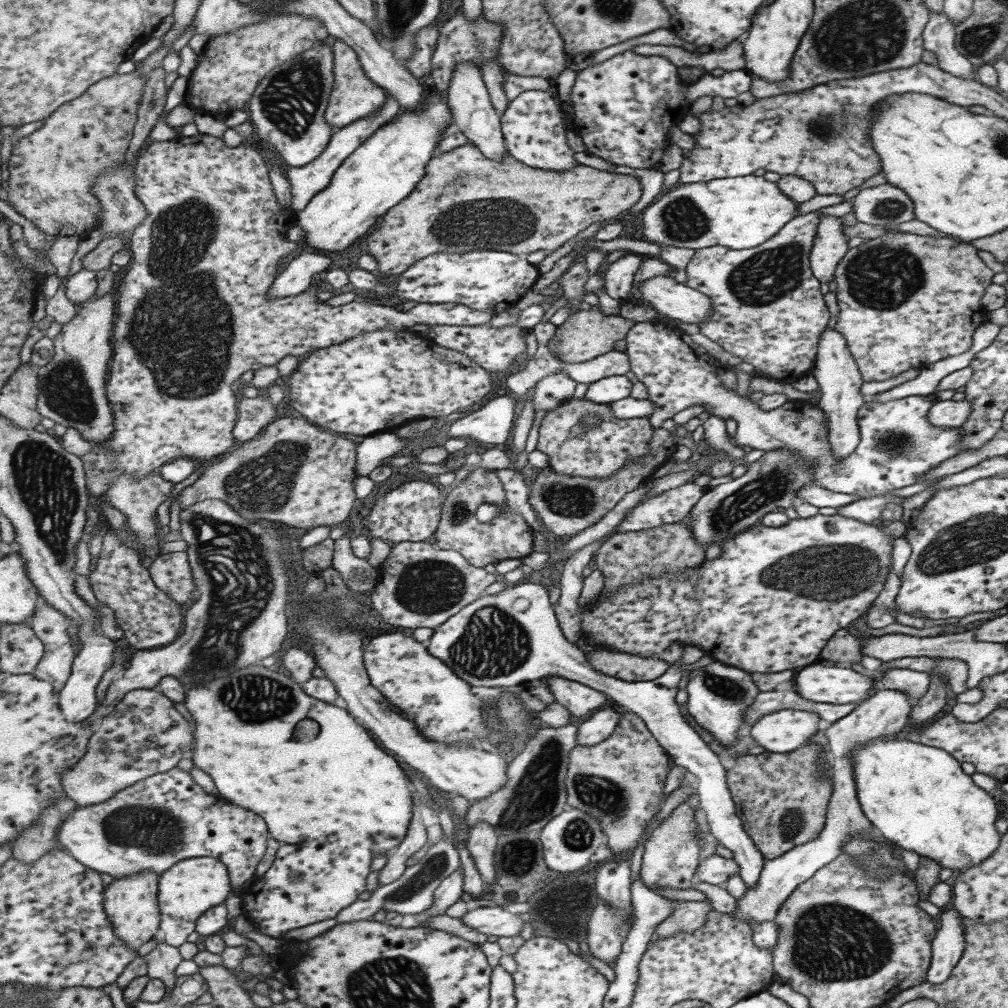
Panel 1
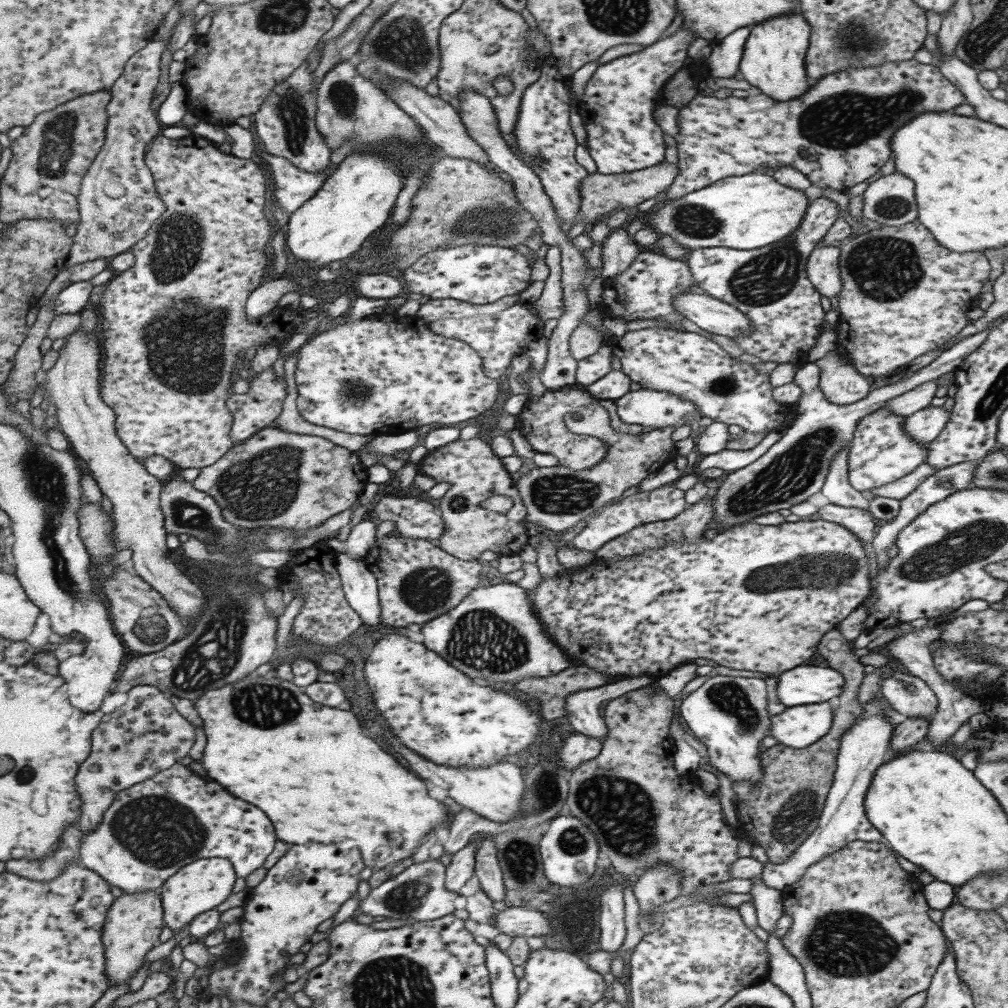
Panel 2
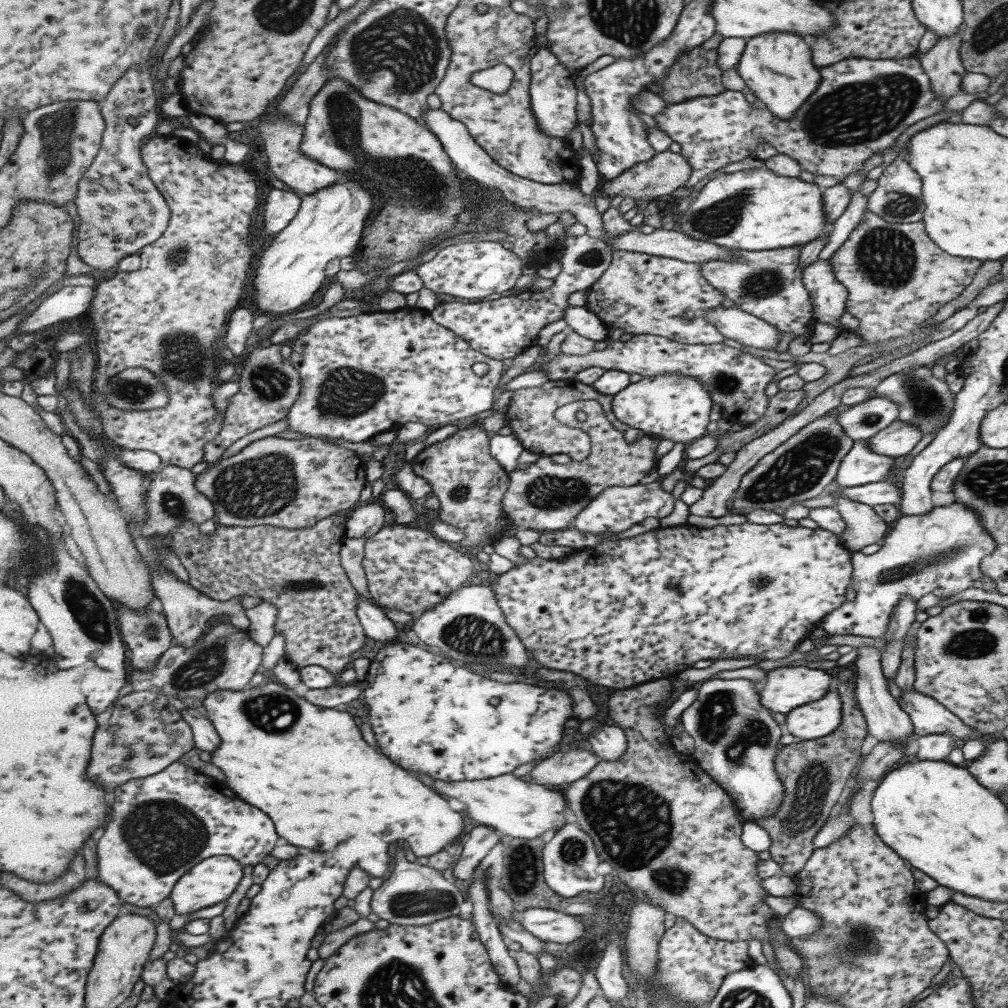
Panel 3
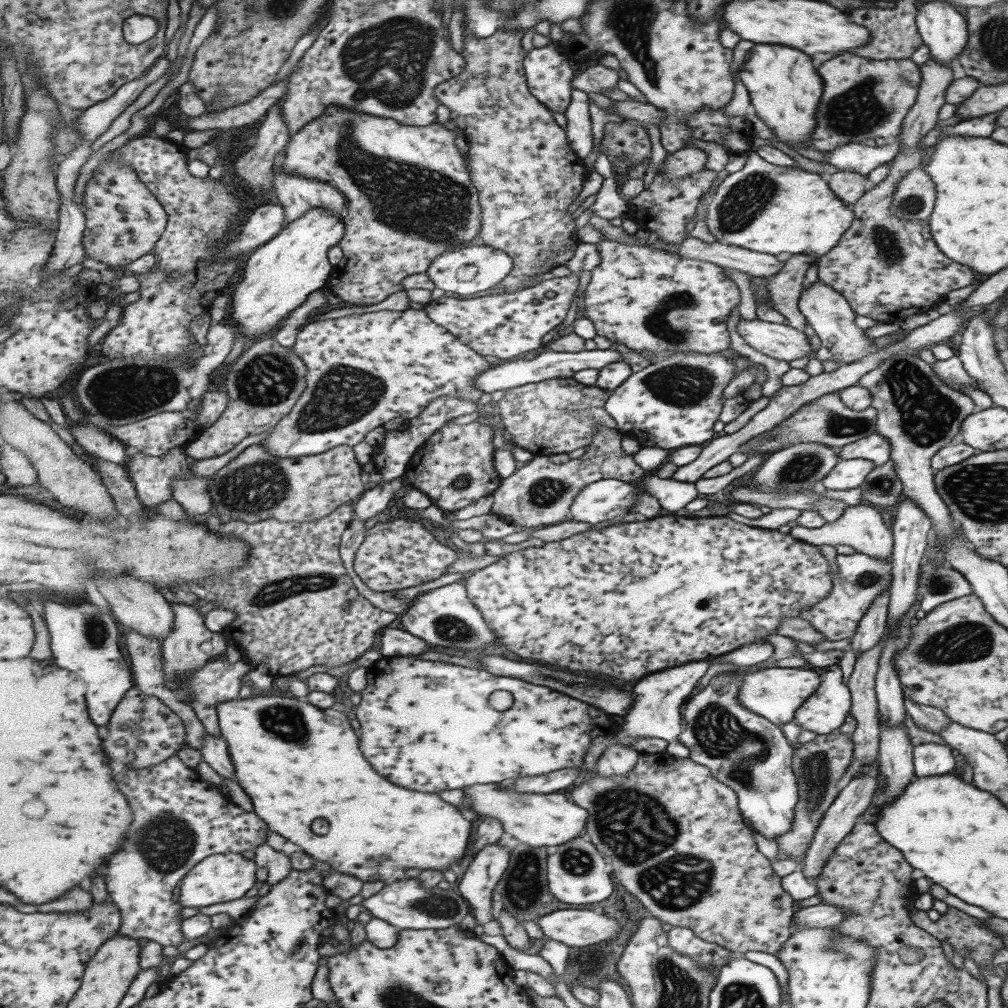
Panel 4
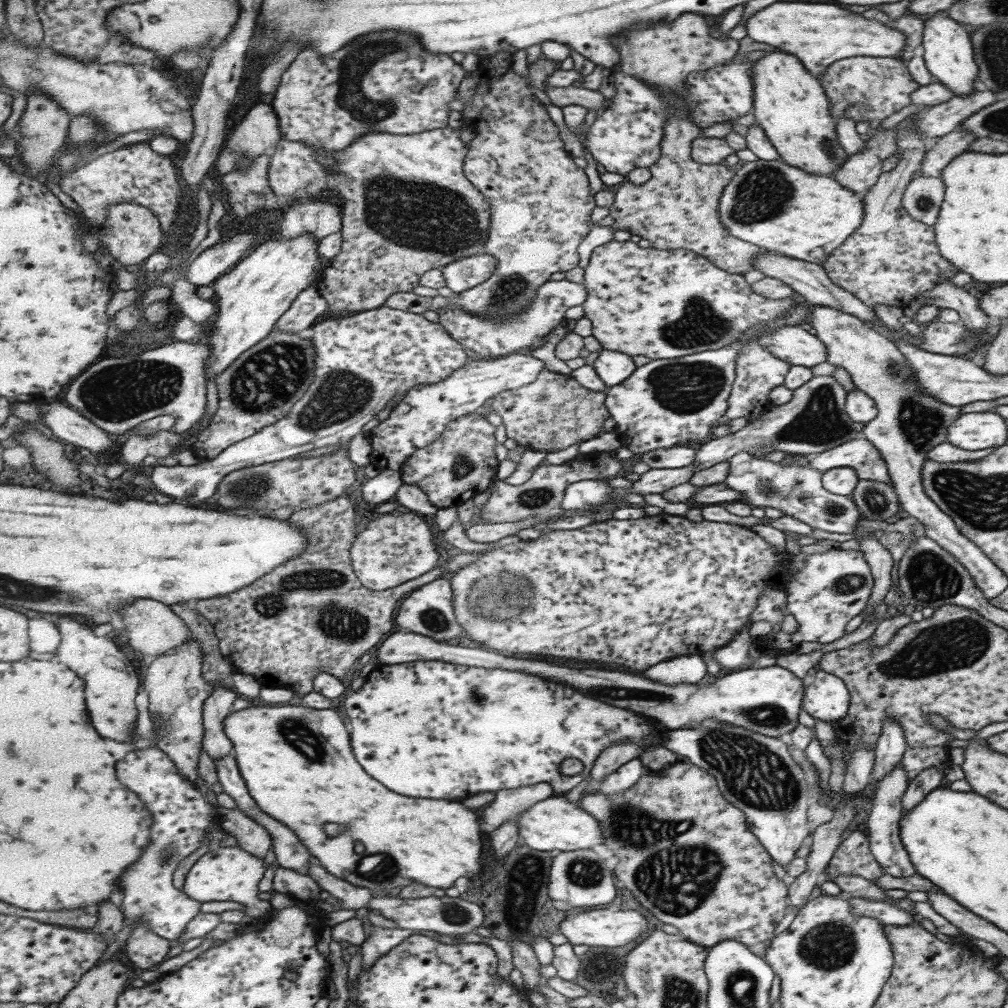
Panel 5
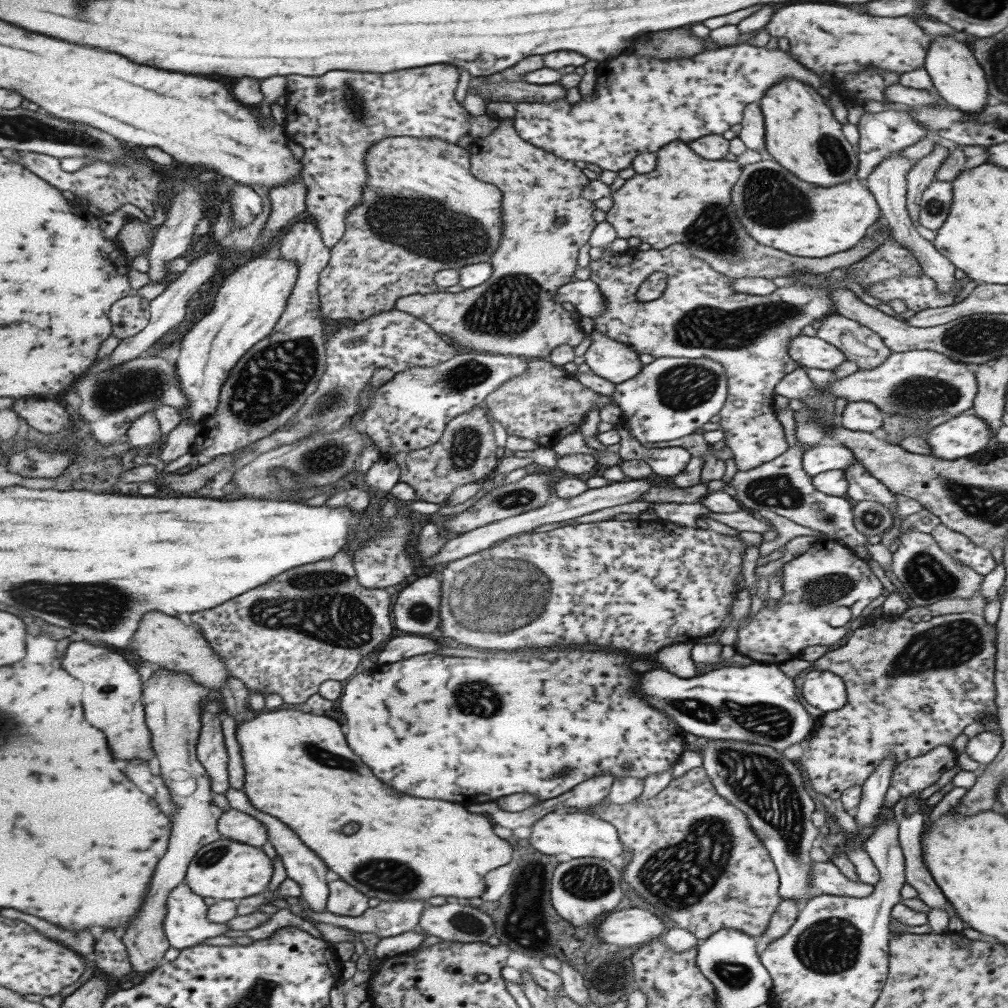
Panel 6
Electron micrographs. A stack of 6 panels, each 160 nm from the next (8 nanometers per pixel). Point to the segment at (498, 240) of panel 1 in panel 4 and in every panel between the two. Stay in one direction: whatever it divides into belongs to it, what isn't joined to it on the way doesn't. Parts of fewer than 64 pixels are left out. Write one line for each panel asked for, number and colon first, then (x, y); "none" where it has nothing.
2: (459, 203)
3: (665, 171)
4: (685, 161)

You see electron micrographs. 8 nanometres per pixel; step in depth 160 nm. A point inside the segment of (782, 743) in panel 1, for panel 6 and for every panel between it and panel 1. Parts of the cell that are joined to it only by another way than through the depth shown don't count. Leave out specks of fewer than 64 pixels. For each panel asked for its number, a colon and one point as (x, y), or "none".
2: (798, 726)
3: (816, 719)
4: (823, 712)
5: (826, 698)
6: (823, 690)

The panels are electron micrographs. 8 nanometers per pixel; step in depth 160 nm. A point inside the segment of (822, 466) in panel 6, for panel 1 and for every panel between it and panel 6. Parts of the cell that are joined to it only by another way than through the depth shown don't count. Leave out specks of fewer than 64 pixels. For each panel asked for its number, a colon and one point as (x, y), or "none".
1: (947, 414)
2: (923, 426)
3: (897, 438)
4: (874, 448)
5: (859, 455)

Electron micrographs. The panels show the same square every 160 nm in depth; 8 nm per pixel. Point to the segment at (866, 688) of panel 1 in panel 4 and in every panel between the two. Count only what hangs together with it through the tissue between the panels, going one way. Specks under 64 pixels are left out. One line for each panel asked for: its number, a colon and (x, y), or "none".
2: (805, 684)
3: (787, 687)
4: (775, 693)

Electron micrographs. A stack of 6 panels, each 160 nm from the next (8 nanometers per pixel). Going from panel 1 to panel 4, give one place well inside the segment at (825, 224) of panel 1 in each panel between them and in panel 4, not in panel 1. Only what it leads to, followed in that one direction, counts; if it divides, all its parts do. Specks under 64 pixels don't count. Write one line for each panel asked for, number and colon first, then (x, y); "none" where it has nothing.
2: (821, 270)
3: (827, 295)
4: (827, 312)

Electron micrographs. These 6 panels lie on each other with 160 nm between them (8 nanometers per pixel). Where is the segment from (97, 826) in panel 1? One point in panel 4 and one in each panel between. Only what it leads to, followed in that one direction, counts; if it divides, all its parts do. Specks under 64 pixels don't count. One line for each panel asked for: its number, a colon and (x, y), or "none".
2: (153, 830)
3: (163, 825)
4: (180, 819)

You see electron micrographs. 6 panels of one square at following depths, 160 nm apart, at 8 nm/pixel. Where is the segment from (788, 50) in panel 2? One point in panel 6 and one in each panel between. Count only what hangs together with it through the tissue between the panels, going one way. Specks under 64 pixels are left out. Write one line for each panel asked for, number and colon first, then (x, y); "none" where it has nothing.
3: (776, 67)
4: (784, 89)
5: (789, 104)
6: (800, 134)

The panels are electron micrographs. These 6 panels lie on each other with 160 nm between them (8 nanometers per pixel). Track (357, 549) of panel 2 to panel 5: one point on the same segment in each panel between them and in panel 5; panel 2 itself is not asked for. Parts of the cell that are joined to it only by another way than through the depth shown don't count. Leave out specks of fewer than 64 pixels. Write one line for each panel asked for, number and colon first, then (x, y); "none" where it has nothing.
3: (364, 521)
4: (377, 498)
5: (380, 489)

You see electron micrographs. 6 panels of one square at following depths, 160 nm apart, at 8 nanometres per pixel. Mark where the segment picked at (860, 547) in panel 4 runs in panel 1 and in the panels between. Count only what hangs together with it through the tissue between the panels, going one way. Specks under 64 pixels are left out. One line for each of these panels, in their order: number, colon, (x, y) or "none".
1: (836, 376)
2: (835, 487)
3: (863, 526)

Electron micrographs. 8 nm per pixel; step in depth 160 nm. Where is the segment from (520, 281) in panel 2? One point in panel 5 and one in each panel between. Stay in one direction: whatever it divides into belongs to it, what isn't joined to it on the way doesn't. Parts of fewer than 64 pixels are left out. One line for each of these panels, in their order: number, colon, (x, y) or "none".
3: (472, 270)
4: (462, 272)
5: (466, 273)

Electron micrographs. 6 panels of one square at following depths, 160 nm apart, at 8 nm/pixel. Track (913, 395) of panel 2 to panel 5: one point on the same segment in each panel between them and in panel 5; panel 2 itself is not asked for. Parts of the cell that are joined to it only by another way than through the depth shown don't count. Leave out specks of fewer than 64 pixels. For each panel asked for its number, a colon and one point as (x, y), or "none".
3: (860, 422)
4: (826, 421)
5: (814, 420)

